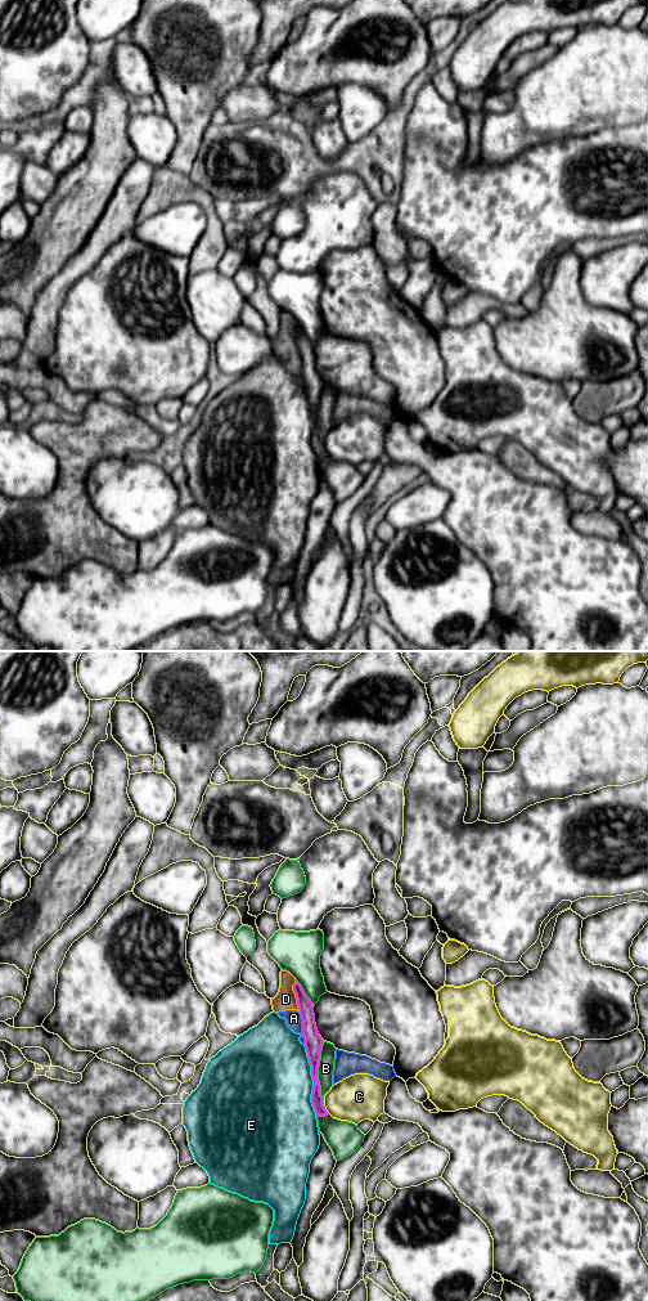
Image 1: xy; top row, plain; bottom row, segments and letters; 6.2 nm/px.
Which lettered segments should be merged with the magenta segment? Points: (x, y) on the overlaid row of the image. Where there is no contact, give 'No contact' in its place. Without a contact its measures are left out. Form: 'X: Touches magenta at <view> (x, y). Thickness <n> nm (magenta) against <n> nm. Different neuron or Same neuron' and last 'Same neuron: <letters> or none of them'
A: Touches magenta at xy (302, 1028). Thickness 110 nm (magenta) against 100 nm. Different neuron
B: Touches magenta at xy (316, 1073). Thickness 110 nm (magenta) against 100 nm. Different neuron
C: Touches magenta at xy (325, 1109). Thickness 80 nm (magenta) against 300 nm. Different neuron
D: Touches magenta at xy (296, 996). Thickness 100 nm (magenta) against 130 nm. Different neuron
E: Touches magenta at xy (313, 1079). Thickness 110 nm (magenta) against 480 nm. Different neuron
Same neuron: none of them

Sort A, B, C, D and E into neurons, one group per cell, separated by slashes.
A D / B / C / E

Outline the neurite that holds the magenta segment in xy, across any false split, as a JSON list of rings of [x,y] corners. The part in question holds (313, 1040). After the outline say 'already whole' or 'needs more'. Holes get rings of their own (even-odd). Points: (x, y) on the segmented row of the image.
[[[297,981],[293,984],[293,991],[296,993],[298,1010],[300,1010],[301,1019],[302,1019],[301,1035],[305,1038],[305,1047],[306,1047],[310,1066],[311,1066],[311,1076],[314,1080],[311,1103],[312,1103],[316,1116],[327,1116],[328,1112],[325,1107],[323,1105],[323,1096],[320,1095],[320,1085],[318,1080],[318,1067],[319,1067],[319,1060],[320,1060],[323,1038],[319,1035],[318,1028],[316,1028],[312,1002],[305,995],[301,984]]]; already whole

